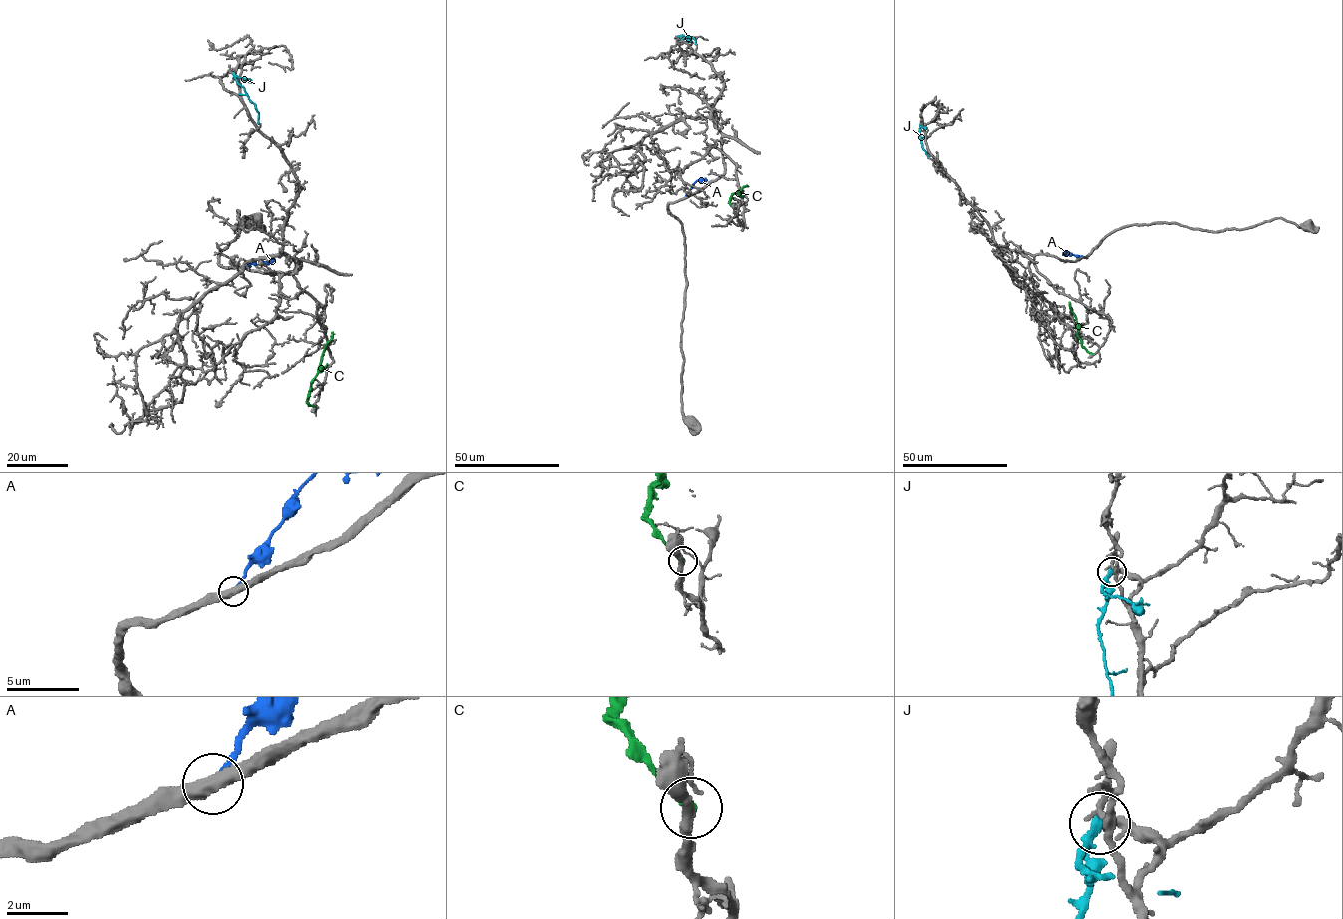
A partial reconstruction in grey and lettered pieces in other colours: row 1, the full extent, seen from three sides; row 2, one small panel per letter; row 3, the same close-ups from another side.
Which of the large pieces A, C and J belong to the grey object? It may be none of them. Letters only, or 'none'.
none

